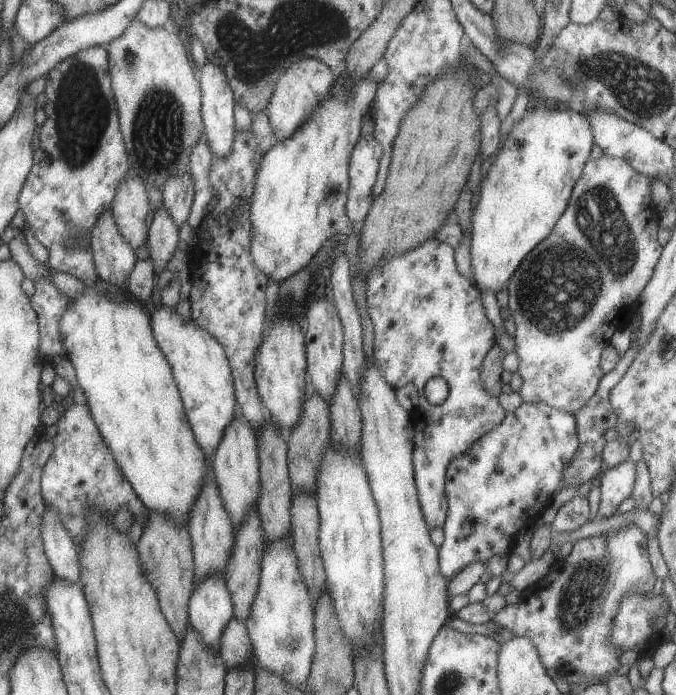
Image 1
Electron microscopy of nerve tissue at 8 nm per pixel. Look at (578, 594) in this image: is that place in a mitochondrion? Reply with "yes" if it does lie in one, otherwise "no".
yes

